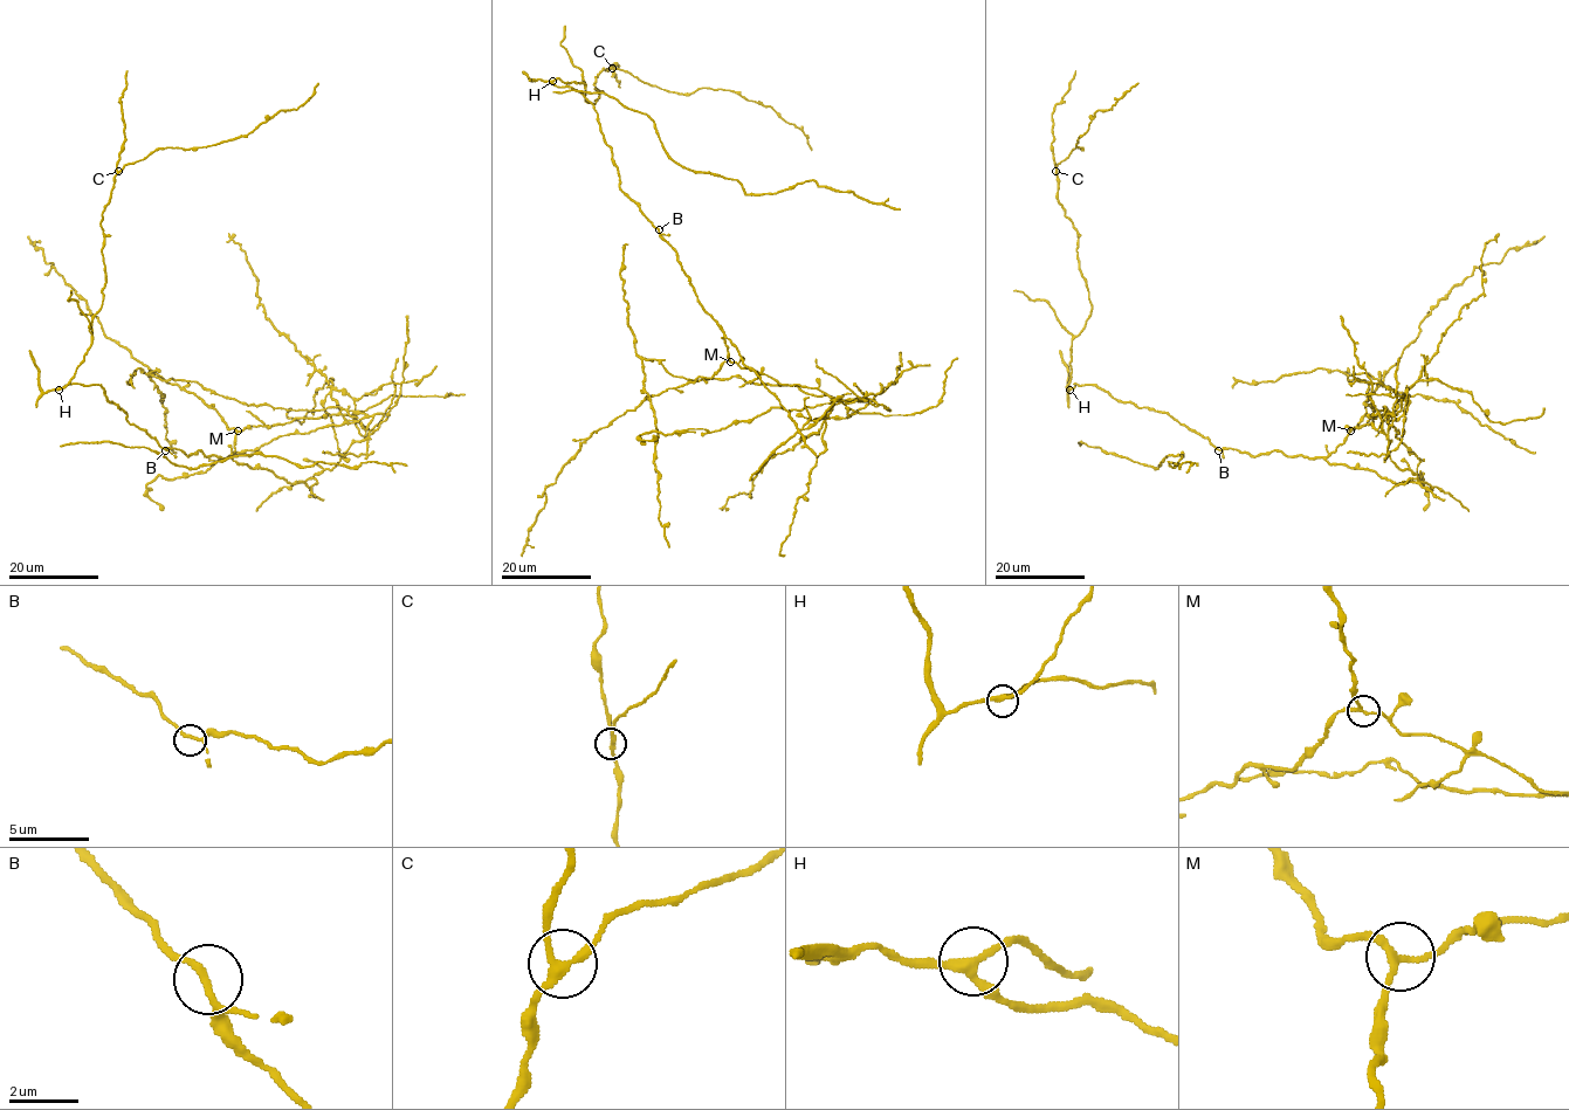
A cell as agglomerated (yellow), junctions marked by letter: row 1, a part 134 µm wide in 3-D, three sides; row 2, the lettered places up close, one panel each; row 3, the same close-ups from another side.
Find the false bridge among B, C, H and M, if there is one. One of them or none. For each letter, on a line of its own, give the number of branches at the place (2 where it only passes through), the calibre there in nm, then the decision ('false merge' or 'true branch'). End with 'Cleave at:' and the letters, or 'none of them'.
B: branches 3; calibre 170 nm; true branch
C: branches 3; calibre 220 nm; true branch
H: branches 3; calibre 260 nm; true branch
M: branches 3; calibre 170 nm; false merge
Cleave at: M

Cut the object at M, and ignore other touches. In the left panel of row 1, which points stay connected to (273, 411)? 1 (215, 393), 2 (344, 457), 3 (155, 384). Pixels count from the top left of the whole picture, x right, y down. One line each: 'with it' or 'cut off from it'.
1: with it
2: with it
3: with it

